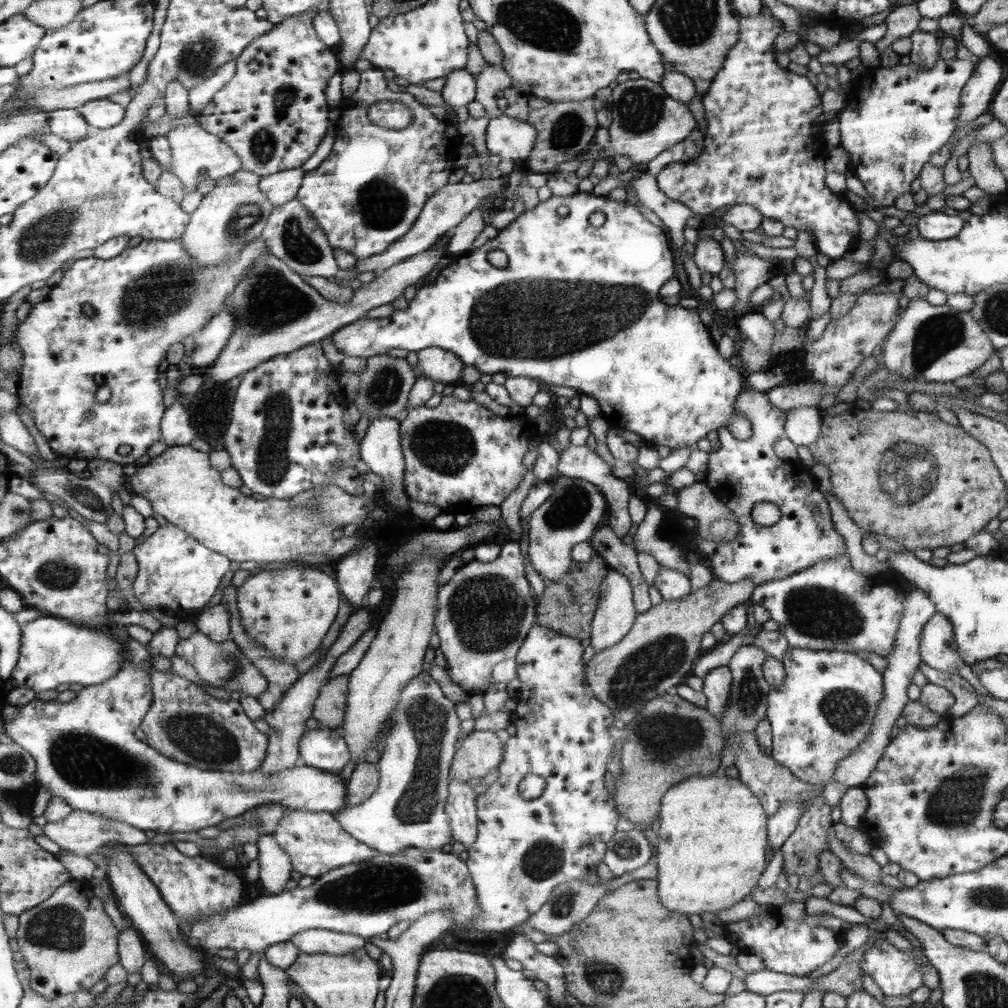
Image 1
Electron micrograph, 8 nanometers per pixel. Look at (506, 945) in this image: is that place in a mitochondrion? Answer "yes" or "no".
no

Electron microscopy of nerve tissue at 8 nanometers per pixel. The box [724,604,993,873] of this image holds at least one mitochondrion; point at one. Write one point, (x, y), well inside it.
(847, 711)

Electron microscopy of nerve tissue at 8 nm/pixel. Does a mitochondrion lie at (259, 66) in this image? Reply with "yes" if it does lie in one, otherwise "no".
no

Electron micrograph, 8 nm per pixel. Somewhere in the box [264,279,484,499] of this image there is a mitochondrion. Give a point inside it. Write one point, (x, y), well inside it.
(446, 447)

